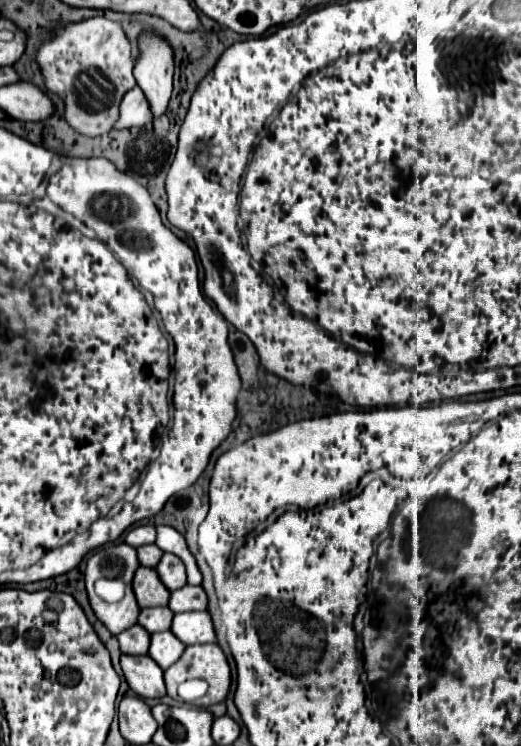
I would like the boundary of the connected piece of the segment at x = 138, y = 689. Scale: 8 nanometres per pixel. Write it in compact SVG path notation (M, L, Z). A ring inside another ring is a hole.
M121 655L121 669L129 683L129 687L143 699L147 697L163 697L165 683L163 683L163 669L149 657L135 657L135 655Z

